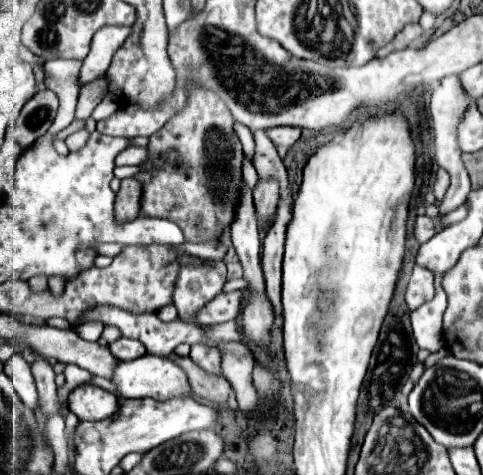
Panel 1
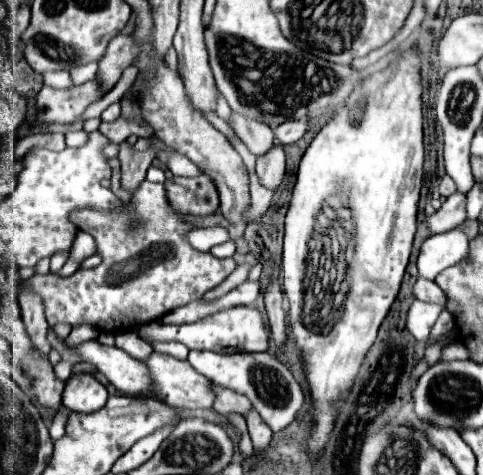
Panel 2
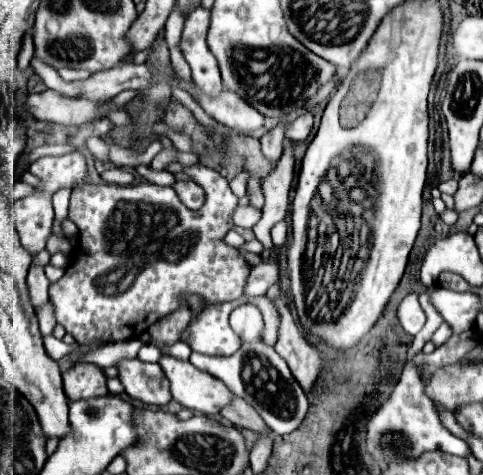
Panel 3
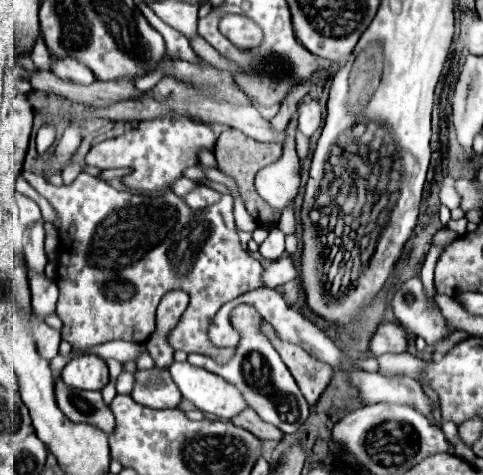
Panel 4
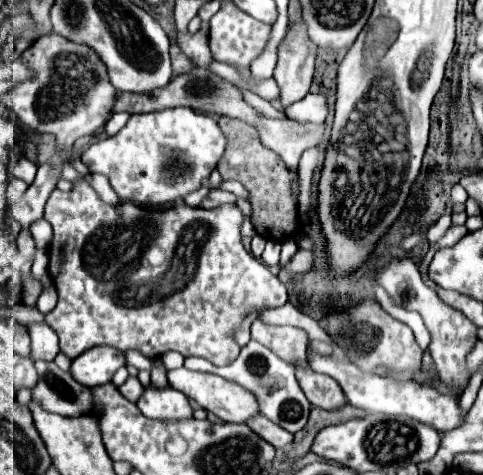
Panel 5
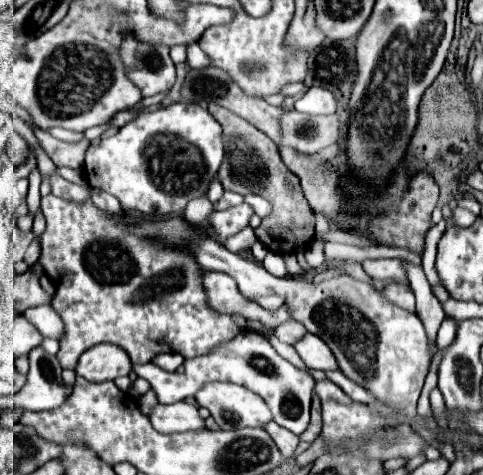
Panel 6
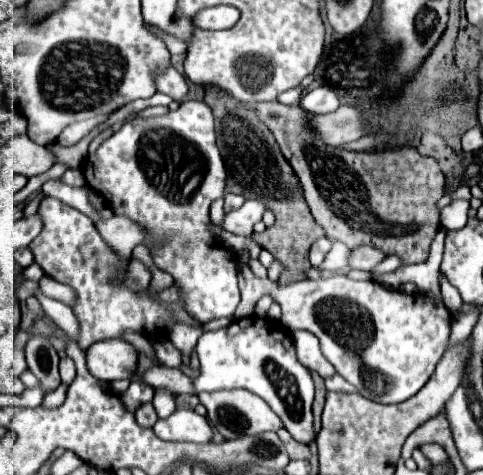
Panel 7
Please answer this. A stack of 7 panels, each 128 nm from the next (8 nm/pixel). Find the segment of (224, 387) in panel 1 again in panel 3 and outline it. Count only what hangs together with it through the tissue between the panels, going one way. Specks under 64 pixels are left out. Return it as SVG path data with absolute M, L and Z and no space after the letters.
M234 398L234 402L224 408L224 412L220 412L226 420L230 420L234 426L238 428L246 428L252 432L264 432L264 434L272 434L272 430L264 424L264 420L260 418L260 414L246 402L240 398Z

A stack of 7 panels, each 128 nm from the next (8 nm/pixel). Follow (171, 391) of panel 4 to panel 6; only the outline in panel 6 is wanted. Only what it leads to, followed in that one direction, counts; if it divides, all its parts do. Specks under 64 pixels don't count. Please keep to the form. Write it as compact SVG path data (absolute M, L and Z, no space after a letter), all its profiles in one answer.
M176 402L170 406L158 404L150 414L152 426L162 434L174 432L200 432L206 428L198 414L198 408L188 402Z

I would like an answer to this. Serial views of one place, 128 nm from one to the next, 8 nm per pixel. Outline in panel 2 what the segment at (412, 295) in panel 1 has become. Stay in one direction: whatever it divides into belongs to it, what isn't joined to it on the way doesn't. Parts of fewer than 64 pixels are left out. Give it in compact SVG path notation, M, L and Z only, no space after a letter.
M418 278L416 286L414 286L414 296L418 300L426 300L426 302L440 300L436 304L442 304L442 306L446 304L446 294L442 292L442 288L438 288L436 282L430 282L430 280L424 280L424 278Z

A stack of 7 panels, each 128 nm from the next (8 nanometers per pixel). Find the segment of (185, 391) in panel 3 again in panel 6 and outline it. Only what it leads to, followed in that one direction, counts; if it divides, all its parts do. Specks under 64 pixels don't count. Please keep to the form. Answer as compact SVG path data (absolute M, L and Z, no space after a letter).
M228 382L206 384L196 394L196 402L210 410L220 430L264 428L272 420L270 408L258 394Z

